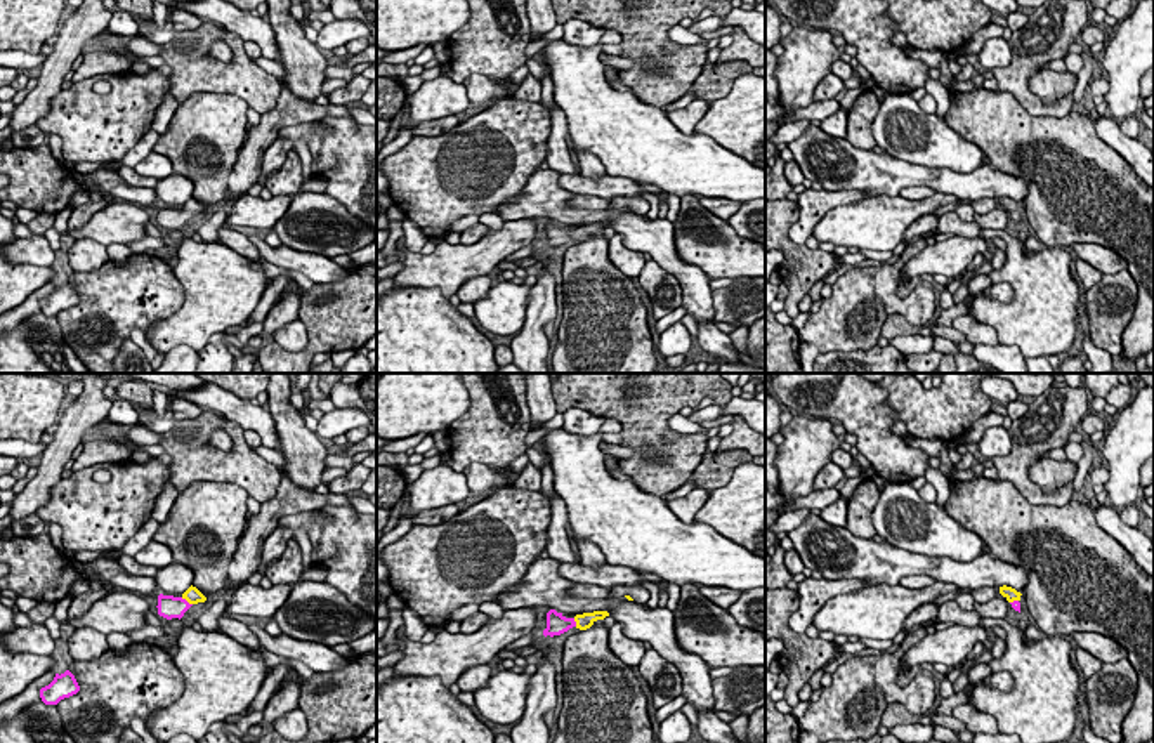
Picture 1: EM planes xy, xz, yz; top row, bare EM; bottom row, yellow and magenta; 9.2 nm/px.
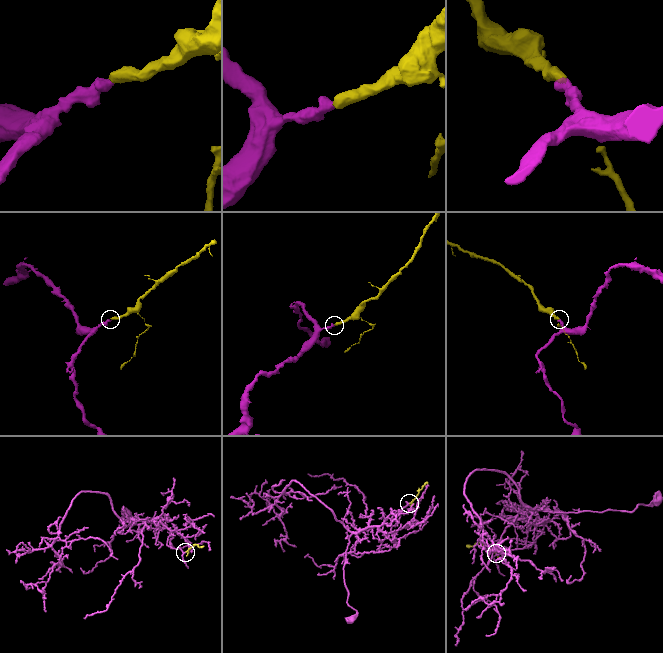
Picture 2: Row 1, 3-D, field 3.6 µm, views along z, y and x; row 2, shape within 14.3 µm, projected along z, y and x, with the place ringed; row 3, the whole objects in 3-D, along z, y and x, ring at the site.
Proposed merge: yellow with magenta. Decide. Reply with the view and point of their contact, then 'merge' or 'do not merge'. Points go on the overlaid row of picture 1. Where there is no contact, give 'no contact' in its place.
xy (186, 599) | merge

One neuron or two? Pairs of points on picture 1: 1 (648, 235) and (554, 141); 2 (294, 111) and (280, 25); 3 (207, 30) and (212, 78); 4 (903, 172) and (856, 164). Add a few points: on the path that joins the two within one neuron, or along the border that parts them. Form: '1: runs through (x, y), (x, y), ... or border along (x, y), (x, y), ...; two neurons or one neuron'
1: border along (549, 167), (559, 174); two neurons
2: border along (281, 80), (297, 96), (314, 103); two neurons
3: runs through (200, 42), (200, 66); one neuron
4: runs through (891, 172), (868, 170); one neuron

